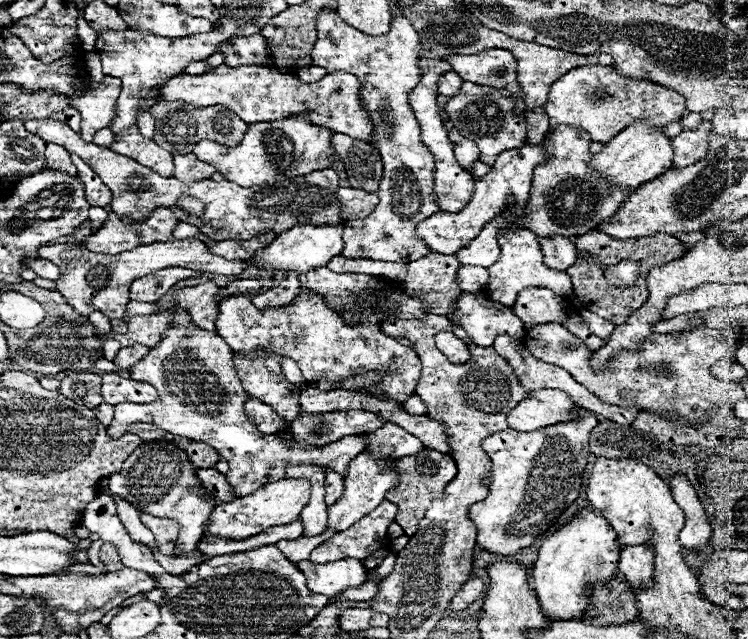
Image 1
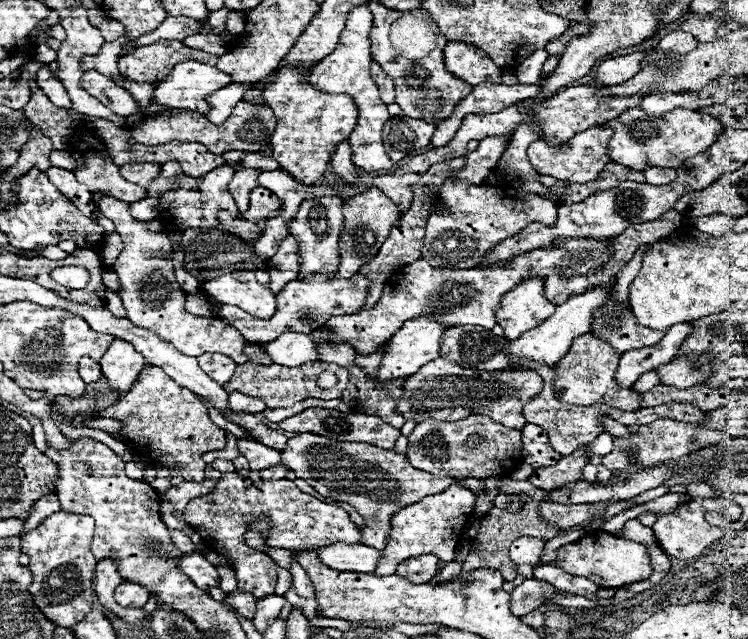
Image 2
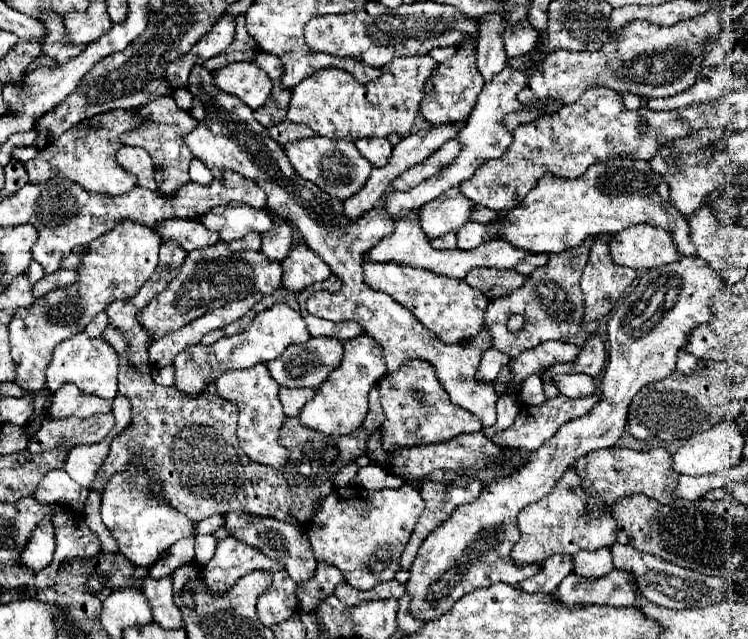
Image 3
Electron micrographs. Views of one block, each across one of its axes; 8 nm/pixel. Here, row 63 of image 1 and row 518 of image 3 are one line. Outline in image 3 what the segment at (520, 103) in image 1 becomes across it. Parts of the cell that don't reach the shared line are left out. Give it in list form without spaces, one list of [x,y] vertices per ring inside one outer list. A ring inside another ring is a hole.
[[[682,256],[678,262],[658,266],[642,274],[634,290],[628,292],[618,302],[616,310],[612,312],[608,320],[608,368],[604,372],[602,386],[600,386],[602,400],[586,416],[562,424],[558,432],[550,440],[544,442],[542,448],[530,454],[528,464],[524,464],[522,468],[518,468],[516,472],[512,472],[510,476],[502,480],[490,482],[478,500],[458,506],[450,514],[450,518],[444,524],[440,524],[440,528],[436,528],[424,540],[410,568],[410,580],[406,582],[406,592],[410,594],[410,614],[414,618],[420,618],[420,620],[440,618],[444,614],[440,604],[454,604],[466,592],[472,592],[476,588],[486,588],[496,582],[506,582],[506,584],[516,586],[522,580],[532,578],[536,576],[536,572],[540,572],[540,564],[518,566],[510,558],[510,550],[520,538],[520,532],[516,526],[518,512],[528,504],[542,500],[552,490],[556,480],[564,474],[564,470],[568,466],[574,466],[580,456],[592,450],[598,450],[598,448],[612,448],[618,442],[618,438],[624,434],[628,404],[634,398],[634,394],[646,384],[652,384],[652,382],[658,382],[670,376],[670,372],[676,366],[678,350],[688,342],[688,336],[696,326],[712,318],[712,298],[724,288],[726,288],[726,280],[720,280],[720,276],[716,276],[716,272],[712,272],[712,268],[708,268],[708,264],[704,264],[704,260],[696,256]]]

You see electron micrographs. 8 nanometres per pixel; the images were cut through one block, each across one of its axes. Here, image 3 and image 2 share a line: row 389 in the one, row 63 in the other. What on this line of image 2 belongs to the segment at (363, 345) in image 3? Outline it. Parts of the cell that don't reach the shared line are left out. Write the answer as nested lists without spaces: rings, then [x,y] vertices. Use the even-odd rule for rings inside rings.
[[[356,6],[348,14],[346,28],[340,34],[340,42],[334,48],[332,54],[322,58],[310,72],[310,82],[312,86],[328,94],[348,94],[354,98],[358,106],[358,124],[354,132],[350,134],[350,144],[352,144],[352,162],[362,168],[364,172],[380,172],[380,170],[390,170],[394,162],[390,156],[384,152],[382,146],[382,128],[384,122],[390,118],[386,104],[380,100],[378,86],[374,84],[370,76],[370,64],[372,64],[372,54],[370,54],[370,28],[372,28],[372,12],[368,6]]]

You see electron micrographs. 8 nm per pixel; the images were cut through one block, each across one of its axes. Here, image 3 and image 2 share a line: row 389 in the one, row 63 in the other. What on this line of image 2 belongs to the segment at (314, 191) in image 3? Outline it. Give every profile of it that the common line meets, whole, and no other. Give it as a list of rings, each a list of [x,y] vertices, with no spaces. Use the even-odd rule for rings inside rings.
[[[448,42],[444,48],[444,64],[448,72],[472,86],[482,82],[502,83],[502,69],[486,56],[486,52],[470,44]]]

